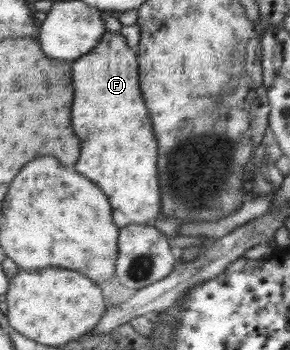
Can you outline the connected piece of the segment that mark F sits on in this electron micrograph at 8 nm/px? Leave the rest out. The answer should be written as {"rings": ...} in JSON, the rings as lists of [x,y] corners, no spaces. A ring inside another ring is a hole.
{"rings":[[[112,31],[105,34],[102,42],[95,47],[89,54],[77,58],[73,61],[75,75],[75,131],[79,131],[79,139],[83,139],[83,145],[107,145],[107,147],[83,147],[83,159],[79,159],[79,163],[75,163],[77,171],[83,171],[83,175],[91,175],[91,179],[95,179],[95,183],[99,183],[99,187],[103,187],[103,191],[107,191],[109,203],[111,207],[115,207],[115,223],[119,223],[119,227],[128,227],[132,224],[149,225],[151,219],[155,219],[161,213],[161,187],[159,187],[159,177],[157,177],[157,139],[153,133],[153,123],[147,111],[147,105],[141,97],[141,89],[139,89],[139,71],[137,71],[137,55],[129,49],[126,39],[120,32]]]}

